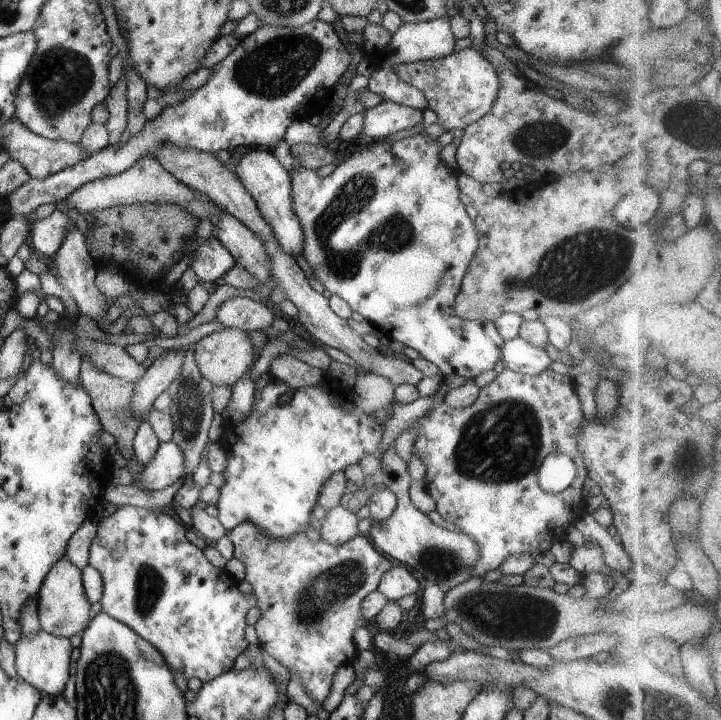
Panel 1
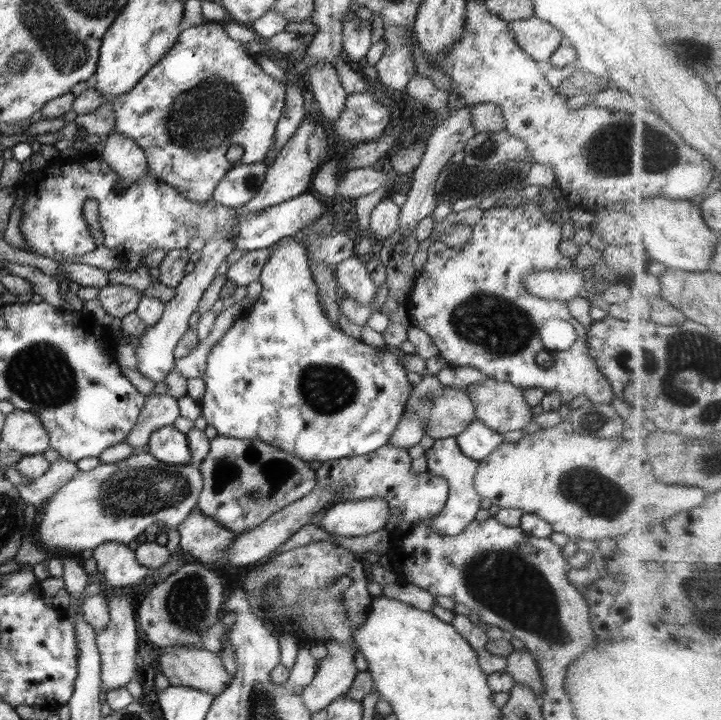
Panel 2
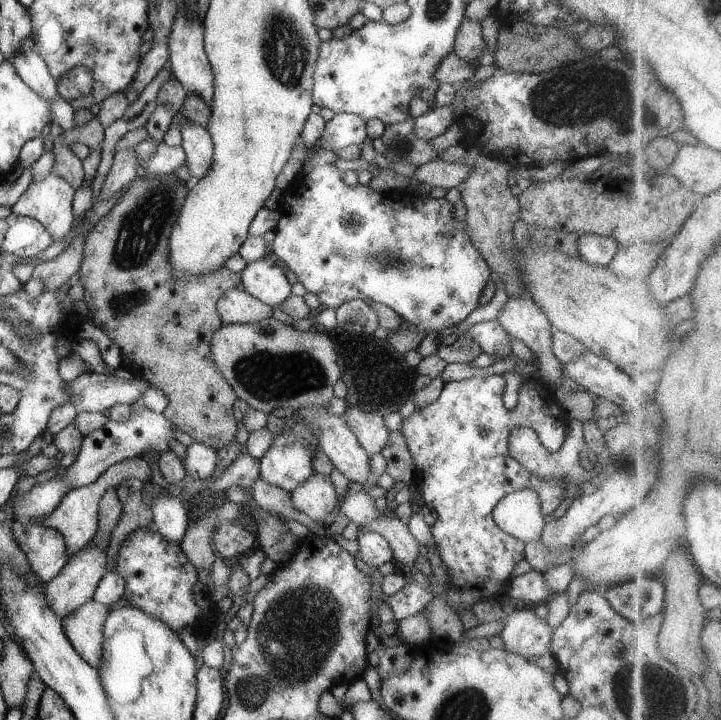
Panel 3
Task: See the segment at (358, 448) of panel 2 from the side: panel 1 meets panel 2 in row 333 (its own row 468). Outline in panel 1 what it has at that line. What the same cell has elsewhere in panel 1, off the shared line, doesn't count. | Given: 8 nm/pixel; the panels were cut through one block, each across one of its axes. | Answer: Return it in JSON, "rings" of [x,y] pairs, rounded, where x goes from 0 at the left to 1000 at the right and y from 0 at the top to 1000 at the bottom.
{"rings":[[[376,526],[368,538],[362,542],[355,542],[352,550],[352,561],[347,567],[347,572],[336,586],[327,586],[322,597],[313,597],[307,603],[302,615],[311,625],[313,625],[313,653],[308,656],[312,672],[308,672],[305,678],[305,692],[298,700],[302,707],[301,721],[308,726],[308,731],[315,736],[322,736],[326,731],[336,726],[355,728],[358,733],[363,733],[363,739],[369,739],[372,744],[377,747],[386,747],[386,750],[394,750],[394,747],[402,747],[405,742],[416,742],[416,739],[424,739],[430,735],[430,725],[434,706],[441,700],[441,689],[444,689],[444,681],[449,675],[449,669],[466,658],[466,656],[477,656],[483,647],[488,644],[497,644],[502,639],[502,633],[519,633],[519,636],[530,636],[530,608],[534,599],[530,588],[523,586],[517,574],[508,575],[502,567],[490,563],[488,567],[477,567],[476,556],[473,550],[466,544],[465,535],[448,532],[447,535],[424,536],[424,539],[405,540],[405,536],[399,536],[399,532],[391,531],[391,528]]]}

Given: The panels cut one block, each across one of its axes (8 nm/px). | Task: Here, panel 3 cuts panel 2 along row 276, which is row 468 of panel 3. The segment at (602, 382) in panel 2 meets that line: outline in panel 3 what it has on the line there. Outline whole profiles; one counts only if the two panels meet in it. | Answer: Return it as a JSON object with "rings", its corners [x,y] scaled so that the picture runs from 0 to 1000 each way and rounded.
{"rings":[[[678,521],[674,524],[653,524],[650,526],[641,526],[639,529],[626,529],[616,532],[613,544],[610,550],[598,560],[594,560],[591,564],[577,567],[569,578],[564,581],[559,581],[555,585],[552,597],[555,597],[556,604],[563,610],[563,617],[569,631],[571,632],[574,647],[577,649],[577,664],[574,668],[576,675],[583,683],[583,689],[587,692],[588,700],[591,703],[599,706],[605,714],[607,714],[606,724],[602,729],[595,731],[596,739],[602,746],[603,756],[606,758],[607,769],[613,776],[613,781],[620,786],[620,794],[623,800],[623,806],[619,810],[607,808],[605,801],[594,801],[596,811],[595,815],[591,817],[591,811],[587,814],[581,813],[580,808],[573,807],[570,803],[566,804],[564,810],[560,813],[559,818],[555,818],[551,824],[546,824],[546,828],[533,829],[533,835],[540,839],[544,850],[546,851],[548,861],[553,863],[567,856],[585,851],[588,843],[596,839],[598,833],[607,826],[616,826],[626,839],[626,843],[634,850],[637,856],[637,850],[639,847],[653,844],[663,835],[671,833],[682,833],[692,832],[696,826],[702,825],[703,814],[706,811],[706,806],[709,804],[709,794],[713,792],[713,788],[728,775],[727,763],[728,753],[723,750],[714,749],[712,744],[702,742],[698,736],[693,736],[693,732],[685,725],[684,721],[684,708],[688,700],[693,697],[695,692],[699,692],[703,686],[709,683],[724,681],[724,679],[738,679],[742,681],[749,690],[750,694],[750,708],[759,717],[763,718],[766,711],[779,700],[779,696],[784,692],[784,675],[779,668],[761,668],[760,665],[750,665],[748,661],[738,658],[732,651],[725,649],[717,639],[713,639],[707,633],[705,625],[705,610],[706,603],[710,600],[712,594],[716,593],[735,593],[739,594],[739,599],[748,606],[748,613],[752,615],[752,619],[757,622],[759,626],[771,628],[777,625],[779,615],[786,604],[786,594],[789,593],[789,578],[786,572],[782,572],[774,557],[771,556],[768,543],[763,539],[760,533],[757,533],[749,525],[739,525],[735,522],[735,528],[730,528],[723,533],[721,539],[721,550],[718,551],[717,561],[713,567],[706,569],[699,564],[696,558],[696,547],[699,547],[702,532],[699,525],[695,521]]]}

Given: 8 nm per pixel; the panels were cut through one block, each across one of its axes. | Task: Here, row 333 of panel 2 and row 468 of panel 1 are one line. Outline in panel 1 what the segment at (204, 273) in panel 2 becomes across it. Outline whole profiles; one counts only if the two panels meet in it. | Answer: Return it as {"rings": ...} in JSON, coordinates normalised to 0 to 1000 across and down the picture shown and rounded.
{"rings":[[[239,613],[223,615],[208,642],[200,644],[187,671],[200,681],[225,681],[255,658],[255,631]]]}

